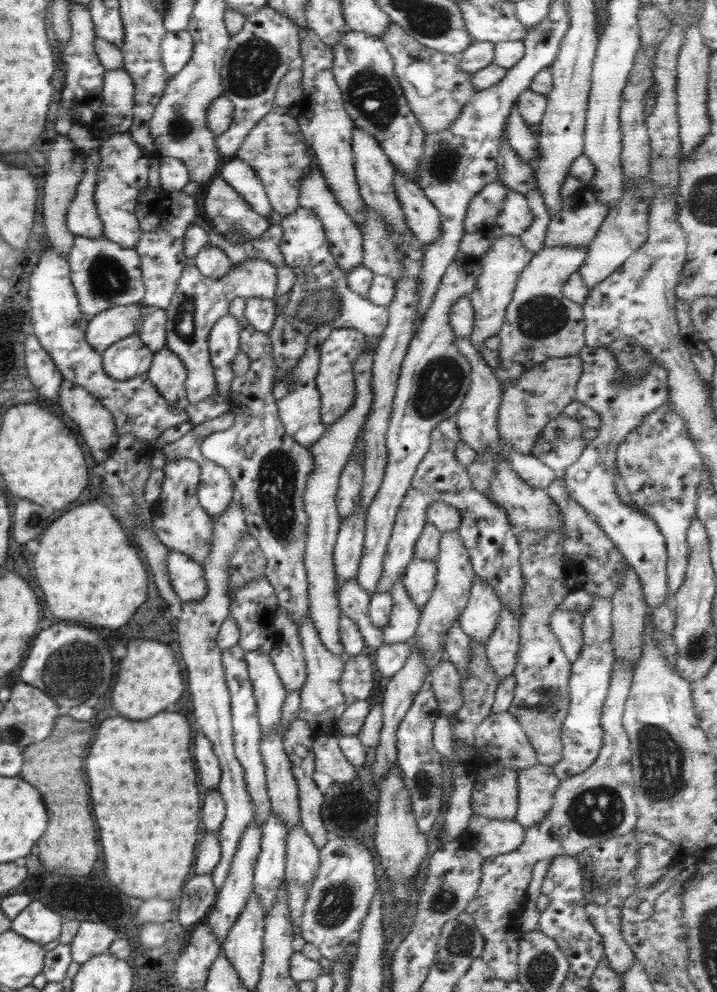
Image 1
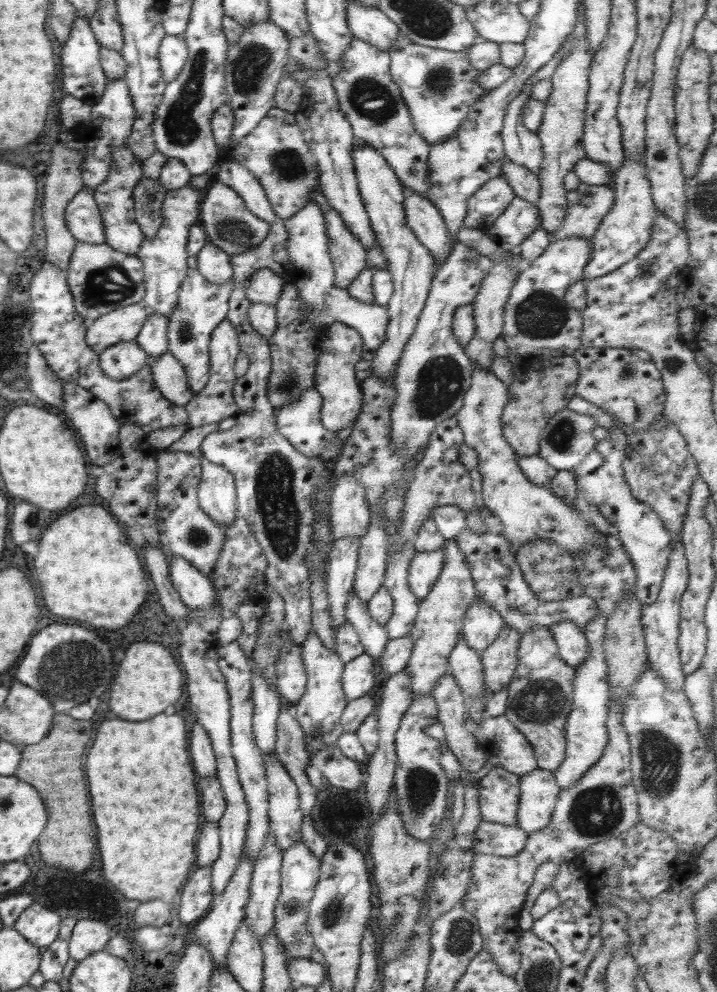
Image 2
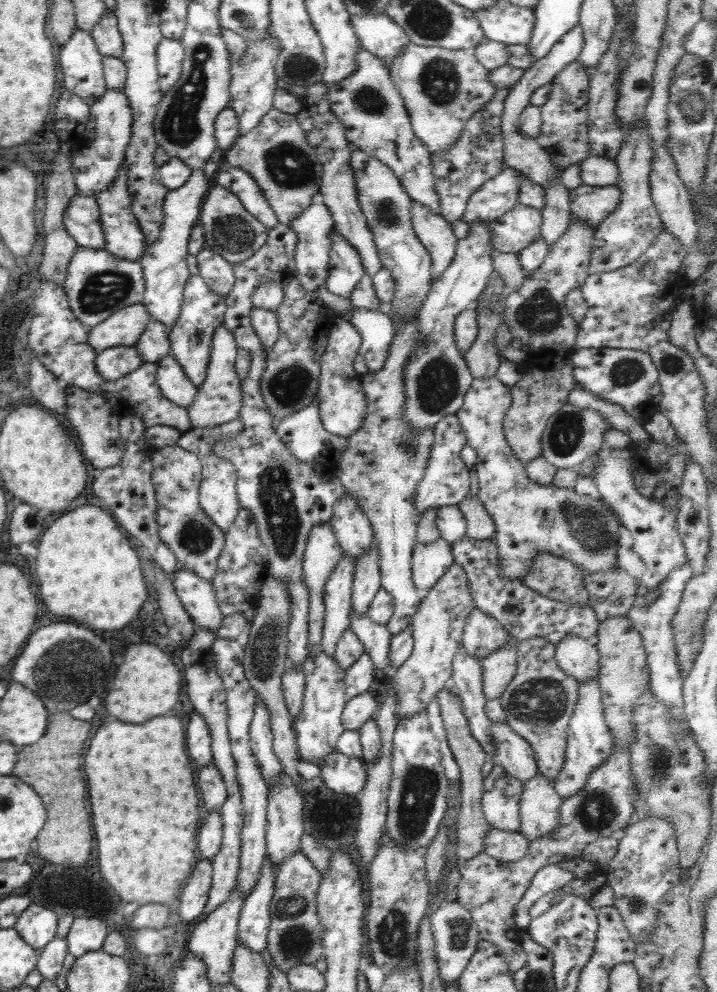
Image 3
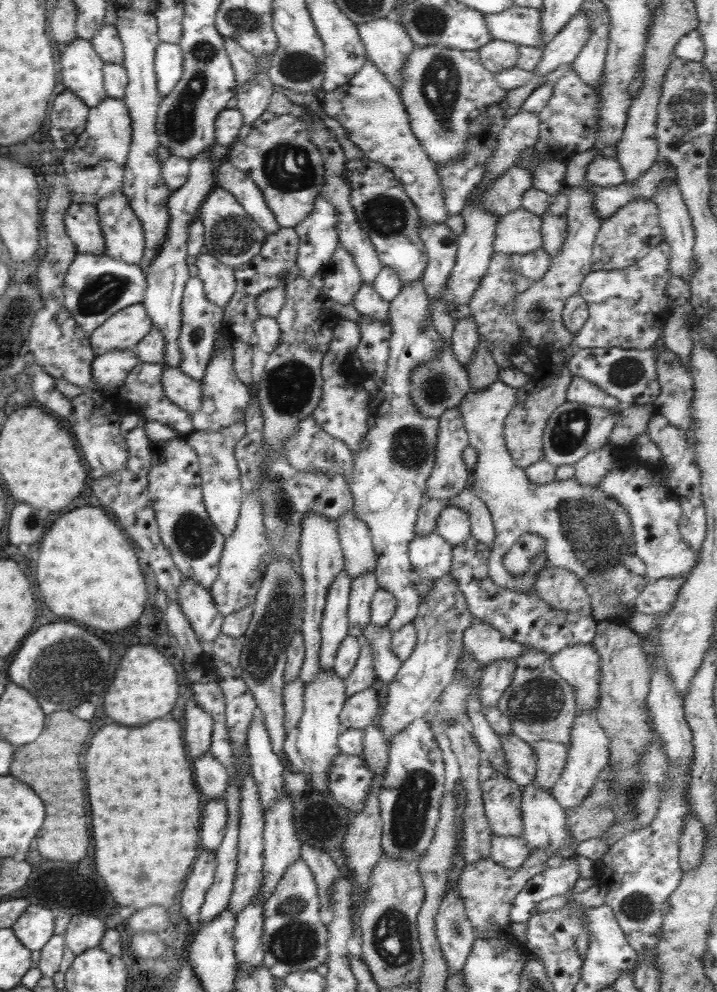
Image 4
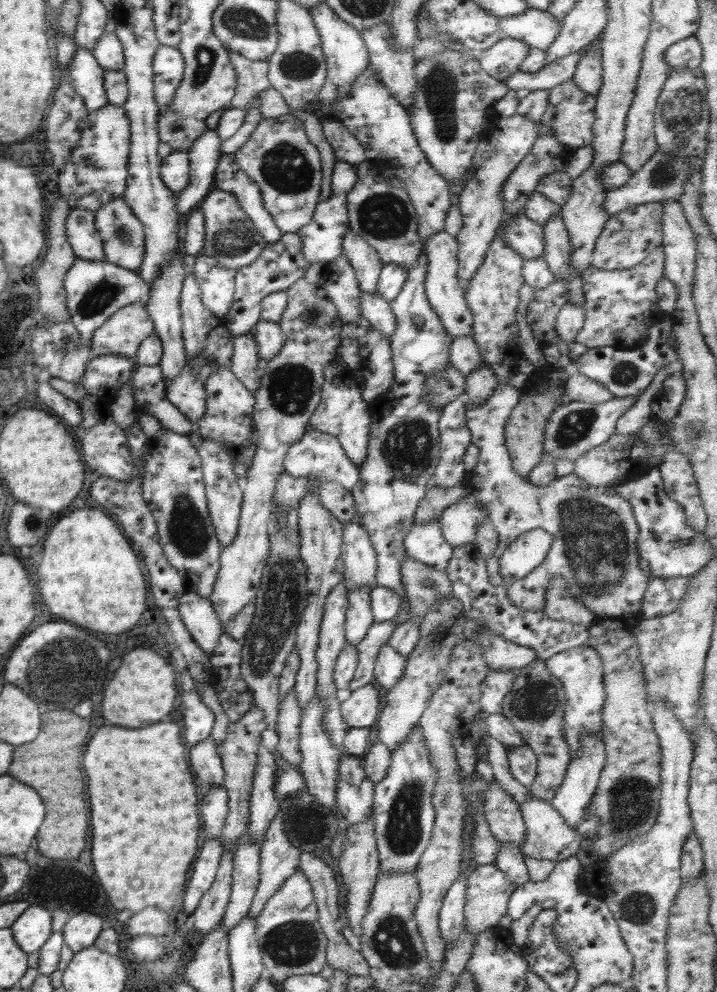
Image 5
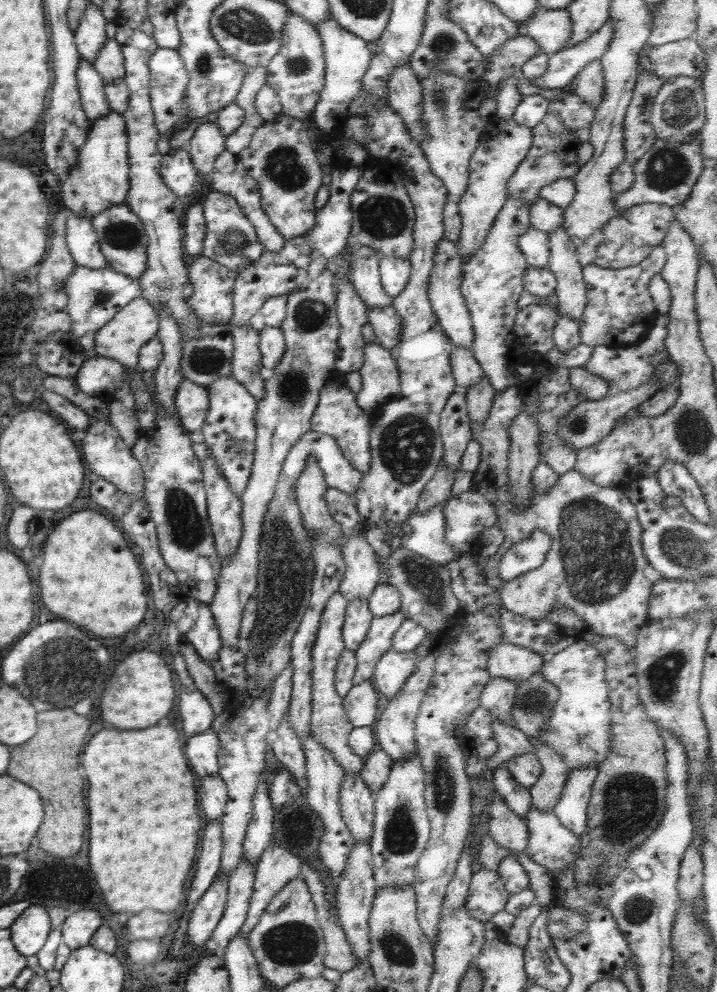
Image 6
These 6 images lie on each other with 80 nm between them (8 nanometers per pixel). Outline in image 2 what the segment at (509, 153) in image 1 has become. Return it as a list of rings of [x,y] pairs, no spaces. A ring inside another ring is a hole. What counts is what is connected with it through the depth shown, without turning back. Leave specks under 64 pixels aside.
[[[505,158],[501,176],[504,177],[514,191],[516,197],[536,205],[540,199],[541,184],[536,174],[520,164],[514,164]]]

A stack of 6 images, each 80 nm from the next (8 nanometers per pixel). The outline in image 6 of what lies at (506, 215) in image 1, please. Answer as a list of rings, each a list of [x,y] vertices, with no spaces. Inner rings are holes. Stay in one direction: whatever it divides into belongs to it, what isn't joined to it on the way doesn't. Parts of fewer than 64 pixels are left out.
[[[532,226],[526,228],[524,234],[518,237],[516,246],[525,256],[527,267],[547,269],[550,255],[548,238],[549,235],[546,232],[537,230]]]

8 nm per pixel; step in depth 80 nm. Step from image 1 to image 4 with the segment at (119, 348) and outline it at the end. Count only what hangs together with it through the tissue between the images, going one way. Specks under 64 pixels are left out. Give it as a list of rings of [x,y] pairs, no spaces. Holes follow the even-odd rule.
[[[114,350],[106,354],[95,355],[91,364],[93,379],[105,389],[122,385],[132,374],[133,368],[140,362],[134,350]]]

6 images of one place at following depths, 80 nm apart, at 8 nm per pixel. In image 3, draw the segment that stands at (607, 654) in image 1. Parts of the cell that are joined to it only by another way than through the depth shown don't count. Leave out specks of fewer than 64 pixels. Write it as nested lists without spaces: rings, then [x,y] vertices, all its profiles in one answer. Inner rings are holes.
[[[599,674],[594,679],[586,681],[586,683],[578,684],[578,701],[576,701],[574,713],[568,724],[565,762],[553,782],[556,792],[563,799],[574,796],[579,790],[582,790],[592,772],[602,766],[602,763],[612,755],[613,737],[610,729],[606,726],[602,700]]]

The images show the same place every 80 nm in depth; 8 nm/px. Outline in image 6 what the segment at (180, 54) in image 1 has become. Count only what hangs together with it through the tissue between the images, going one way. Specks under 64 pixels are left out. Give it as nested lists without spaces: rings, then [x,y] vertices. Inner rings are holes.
[[[158,47],[149,60],[151,74],[151,88],[149,90],[151,107],[154,111],[155,125],[162,137],[171,134],[179,125],[188,125],[185,120],[187,114],[186,89],[189,76],[182,57],[177,50]]]

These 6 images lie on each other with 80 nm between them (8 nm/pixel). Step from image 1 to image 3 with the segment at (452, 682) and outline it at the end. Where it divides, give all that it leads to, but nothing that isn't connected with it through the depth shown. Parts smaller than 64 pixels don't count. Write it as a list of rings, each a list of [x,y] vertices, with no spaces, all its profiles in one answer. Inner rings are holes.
[[[451,684],[436,695],[436,701],[440,706],[441,722],[444,724],[443,728],[446,732],[446,740],[448,740],[448,745],[450,745],[456,763],[460,768],[460,796],[462,797],[462,802],[460,802],[460,812],[456,818],[456,836],[458,836],[456,856],[465,862],[483,852],[485,836],[489,831],[488,829],[491,828],[484,818],[481,803],[485,775],[483,764],[490,757],[484,753],[484,750],[480,747],[480,743],[472,736],[468,726],[468,720],[464,717],[462,700],[454,695]]]

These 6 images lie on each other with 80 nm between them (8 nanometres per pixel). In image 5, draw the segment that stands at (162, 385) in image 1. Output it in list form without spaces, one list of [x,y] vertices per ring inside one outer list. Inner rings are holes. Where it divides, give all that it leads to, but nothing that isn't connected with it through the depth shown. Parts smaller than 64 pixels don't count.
[[[181,371],[178,376],[173,376],[170,382],[166,382],[167,399],[192,423],[196,424],[204,416],[206,410],[206,391],[204,383],[196,375]]]

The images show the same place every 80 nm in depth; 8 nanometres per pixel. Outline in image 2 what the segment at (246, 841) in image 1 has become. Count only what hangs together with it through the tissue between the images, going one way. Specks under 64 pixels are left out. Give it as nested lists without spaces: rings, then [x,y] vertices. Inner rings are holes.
[[[243,852],[240,862],[238,863],[236,872],[232,875],[228,886],[220,895],[213,898],[211,909],[205,918],[202,917],[197,922],[192,935],[195,935],[197,941],[211,952],[214,965],[226,965],[228,951],[232,944],[235,932],[238,930],[241,921],[245,917],[246,905],[250,896],[252,873],[254,861]]]

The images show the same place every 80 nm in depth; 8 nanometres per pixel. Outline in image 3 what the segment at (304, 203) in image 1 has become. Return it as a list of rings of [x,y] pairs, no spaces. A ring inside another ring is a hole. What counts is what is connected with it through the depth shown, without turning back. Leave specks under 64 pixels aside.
[[[332,228],[332,247],[329,254],[330,276],[326,280],[328,292],[349,297],[364,277],[364,265],[358,251]]]

